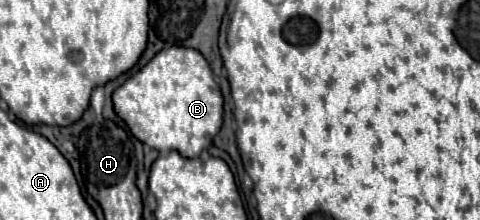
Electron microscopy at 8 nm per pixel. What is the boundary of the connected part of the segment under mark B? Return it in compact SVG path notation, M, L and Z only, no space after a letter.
M183 46L157 52L147 66L127 78L113 92L113 106L115 114L127 124L127 128L137 140L155 150L177 150L183 158L197 158L211 144L223 124L223 96L217 82L213 80L207 60L201 52Z

